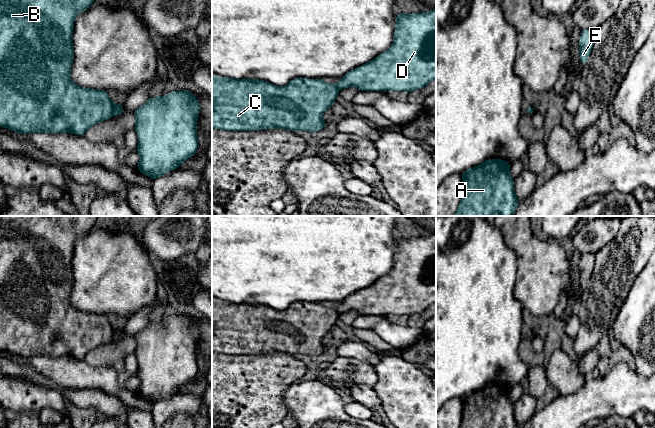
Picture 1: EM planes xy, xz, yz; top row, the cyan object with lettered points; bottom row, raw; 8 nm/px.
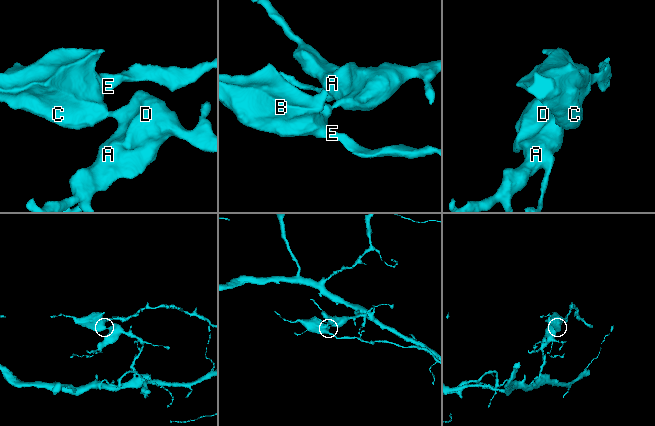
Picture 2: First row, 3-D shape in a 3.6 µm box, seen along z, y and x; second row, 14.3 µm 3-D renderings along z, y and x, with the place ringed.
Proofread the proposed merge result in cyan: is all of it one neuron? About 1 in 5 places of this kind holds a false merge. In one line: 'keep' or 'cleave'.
cleave

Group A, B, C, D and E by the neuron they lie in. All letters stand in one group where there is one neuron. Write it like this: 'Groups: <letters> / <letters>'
Groups: A D / B C E

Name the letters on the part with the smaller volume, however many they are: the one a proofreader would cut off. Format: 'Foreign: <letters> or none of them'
Foreign: B, C, E

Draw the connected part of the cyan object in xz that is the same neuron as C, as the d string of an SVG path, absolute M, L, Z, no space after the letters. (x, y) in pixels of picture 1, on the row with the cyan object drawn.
M212 75L212 100L215 103L214 107L212 108L212 127L225 131L253 131L253 130L272 129L272 128L287 129L292 131L297 130L303 130L309 132L321 131L323 128L327 127L326 123L322 119L322 115L336 101L337 95L338 95L337 86L324 82L320 78L317 79L294 78L287 85L283 87L277 87L269 82L259 79L251 80L243 78L237 80L226 77L216 77Z

